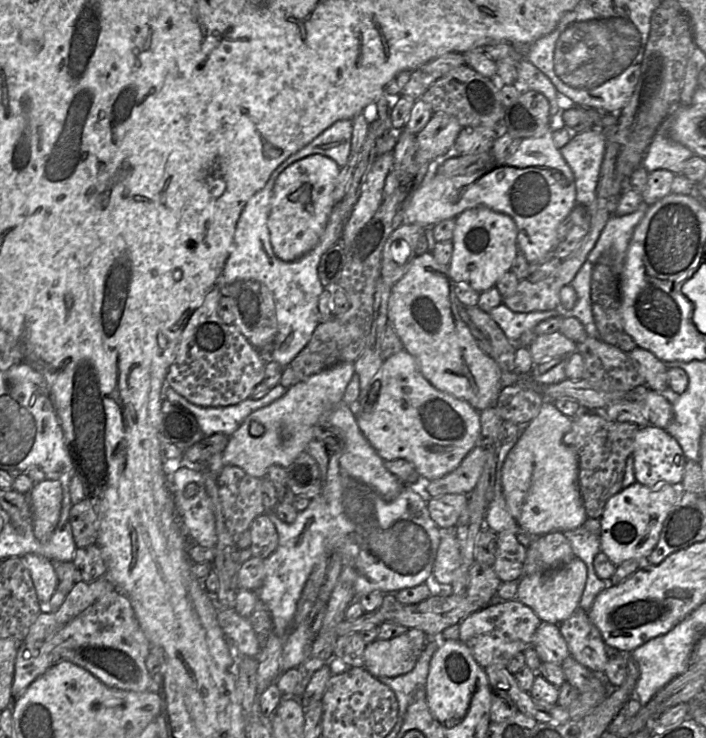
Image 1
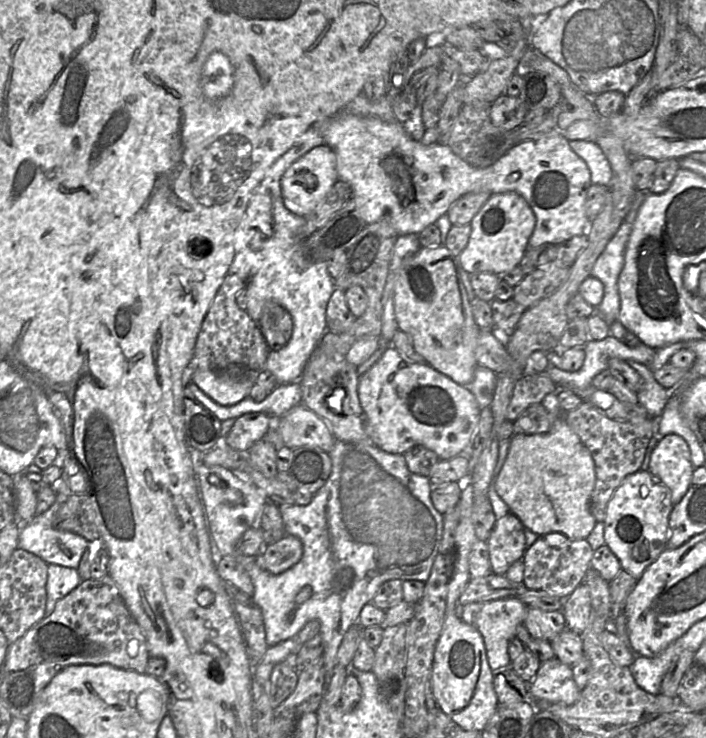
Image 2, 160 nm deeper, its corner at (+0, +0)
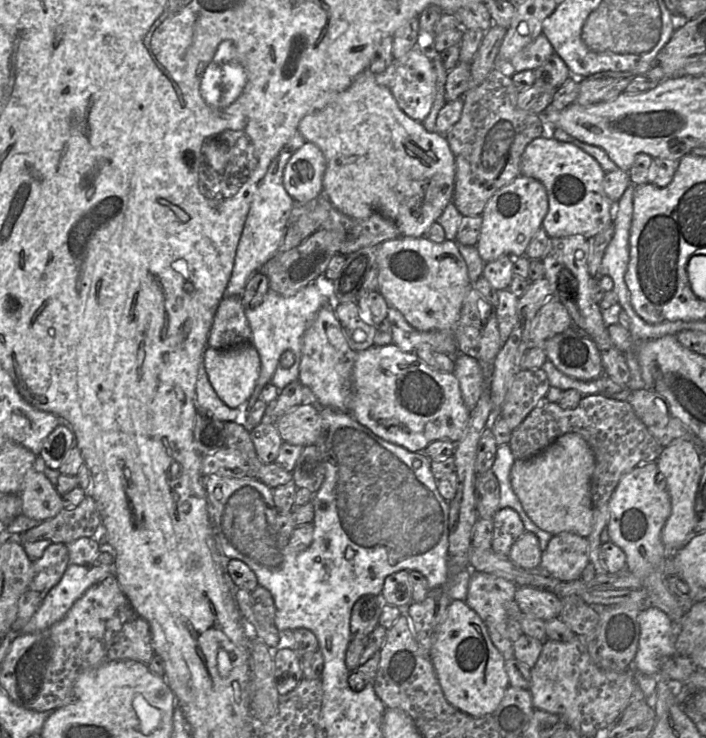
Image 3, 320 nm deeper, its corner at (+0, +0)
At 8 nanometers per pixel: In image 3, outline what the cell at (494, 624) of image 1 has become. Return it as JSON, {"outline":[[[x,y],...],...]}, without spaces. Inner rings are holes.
{"outline":[[[484,572],[470,575],[466,604],[485,624],[489,637],[505,661],[514,657],[513,642],[507,633],[506,604],[514,600],[516,586],[512,582]]]}

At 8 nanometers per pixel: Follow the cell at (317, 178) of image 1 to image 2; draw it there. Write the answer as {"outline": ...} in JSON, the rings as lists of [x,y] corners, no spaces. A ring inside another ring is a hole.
{"outline":[[[327,145],[311,149],[295,161],[281,177],[281,192],[285,207],[295,215],[306,217],[312,213],[339,180],[337,157]]]}

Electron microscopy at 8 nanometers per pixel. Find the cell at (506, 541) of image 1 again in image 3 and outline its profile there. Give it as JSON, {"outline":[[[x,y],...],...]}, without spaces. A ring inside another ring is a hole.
{"outline":[[[511,508],[499,509],[493,517],[492,550],[508,556],[514,542],[525,532],[520,516]]]}

